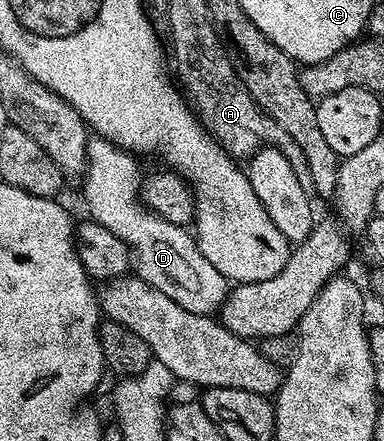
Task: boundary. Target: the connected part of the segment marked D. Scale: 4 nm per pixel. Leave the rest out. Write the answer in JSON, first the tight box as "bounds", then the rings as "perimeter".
{"bounds":[81,135,227,314],"perimeter":[[[95,135],[88,140],[87,168],[81,184],[91,212],[88,213],[90,220],[101,223],[105,231],[113,231],[127,245],[134,272],[145,283],[161,291],[161,295],[169,295],[185,311],[214,314],[227,300],[227,278],[201,255],[194,236],[184,226],[161,219],[141,207],[141,172],[134,160],[138,161],[128,150],[118,149],[104,137]]]}

